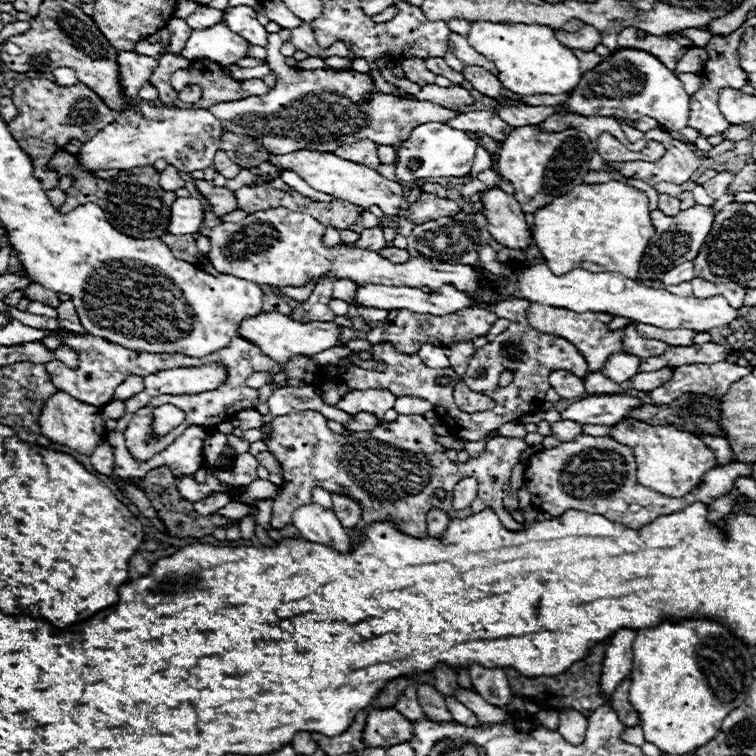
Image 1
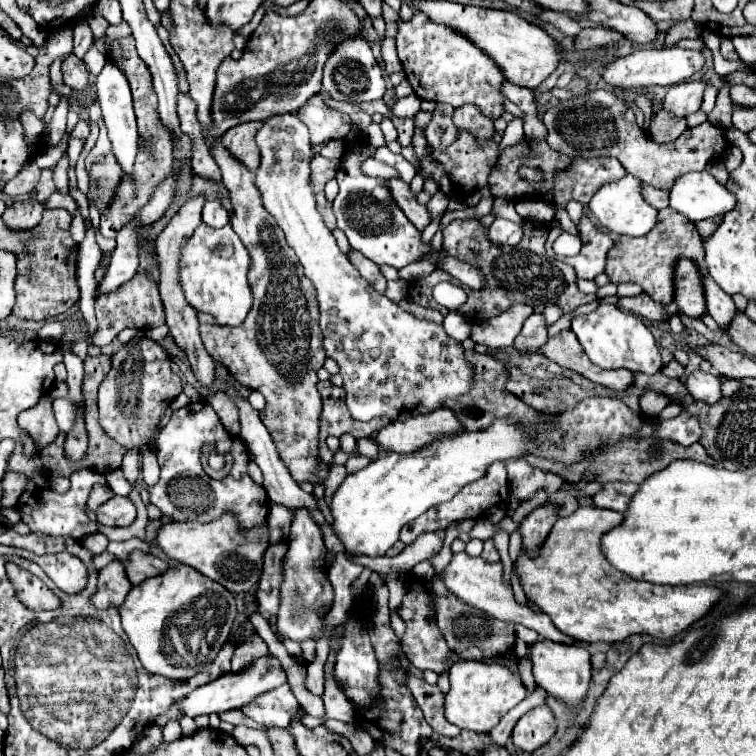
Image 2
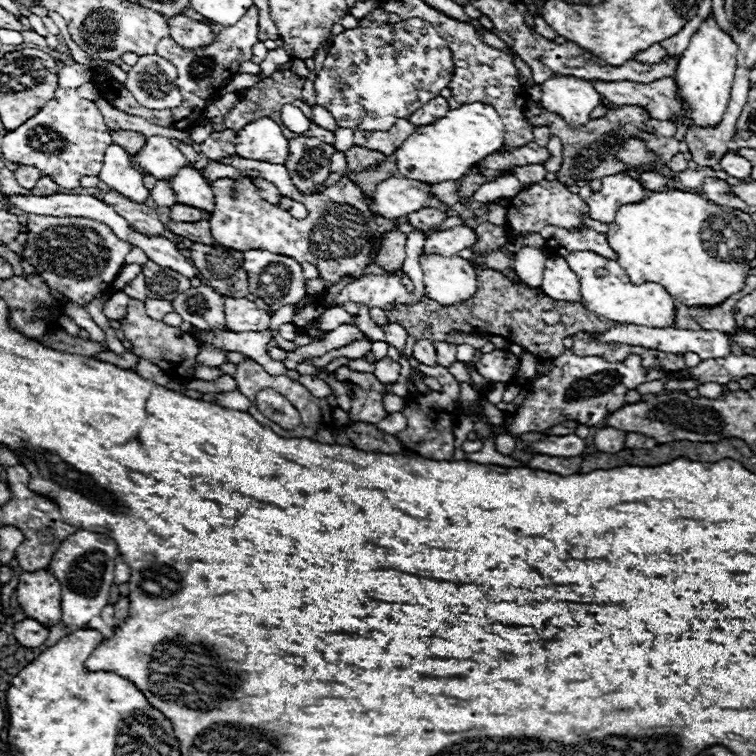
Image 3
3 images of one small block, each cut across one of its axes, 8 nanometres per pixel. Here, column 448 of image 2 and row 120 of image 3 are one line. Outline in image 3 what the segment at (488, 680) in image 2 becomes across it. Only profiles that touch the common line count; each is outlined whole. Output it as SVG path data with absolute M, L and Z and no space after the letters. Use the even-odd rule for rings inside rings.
M708 16L696 34L692 36L686 52L682 54L678 68L676 68L676 86L678 86L678 96L686 102L690 108L690 126L718 126L724 110L728 106L732 82L734 82L734 68L736 68L736 54L738 46L734 40L724 34L714 16Z

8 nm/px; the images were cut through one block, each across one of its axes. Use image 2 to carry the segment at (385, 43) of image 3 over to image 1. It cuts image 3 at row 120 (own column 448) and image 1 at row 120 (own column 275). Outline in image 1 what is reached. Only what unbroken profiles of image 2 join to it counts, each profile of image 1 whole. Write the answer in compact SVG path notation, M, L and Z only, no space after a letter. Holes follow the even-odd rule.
M140 102L124 110L116 122L100 130L74 154L78 164L90 172L96 170L132 170L138 166L152 166L158 158L176 166L180 172L204 170L212 164L218 152L218 140L224 134L222 124L208 110L182 110L168 106L152 106Z

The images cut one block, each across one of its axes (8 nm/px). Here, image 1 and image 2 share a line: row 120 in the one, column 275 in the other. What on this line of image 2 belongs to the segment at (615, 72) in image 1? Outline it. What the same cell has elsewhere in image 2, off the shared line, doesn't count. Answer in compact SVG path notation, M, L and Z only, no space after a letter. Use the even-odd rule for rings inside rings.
M264 656L260 660L256 660L256 664L252 664L252 668L248 668L248 672L240 672L240 674L228 674L228 676L220 676L200 688L196 688L194 692L190 692L188 696L184 696L182 700L178 700L174 706L190 718L202 716L202 714L220 714L232 708L242 708L246 706L252 698L256 698L258 694L278 688L282 684L287 683L287 676L280 662L274 656Z

